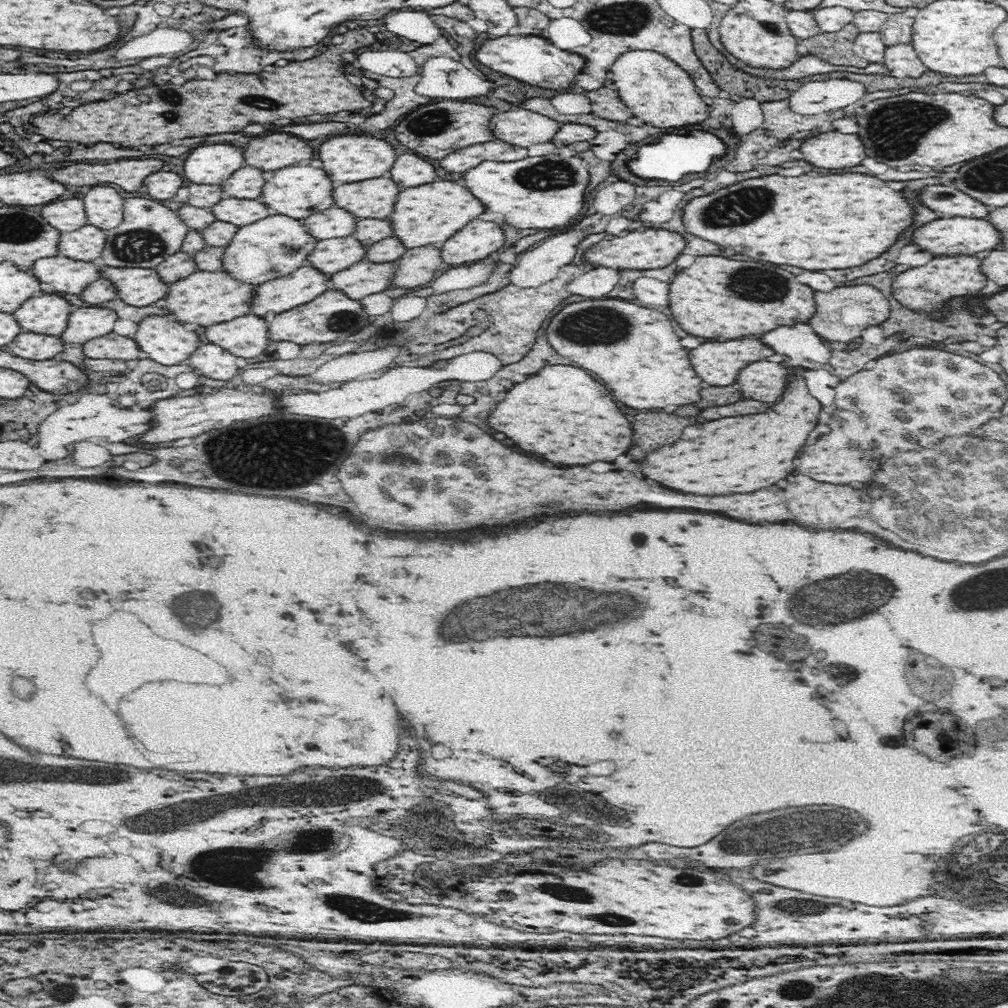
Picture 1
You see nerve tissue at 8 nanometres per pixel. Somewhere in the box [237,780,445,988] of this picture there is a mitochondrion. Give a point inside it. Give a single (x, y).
(332, 900)

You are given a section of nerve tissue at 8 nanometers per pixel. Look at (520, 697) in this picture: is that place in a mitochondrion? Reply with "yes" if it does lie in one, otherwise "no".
no

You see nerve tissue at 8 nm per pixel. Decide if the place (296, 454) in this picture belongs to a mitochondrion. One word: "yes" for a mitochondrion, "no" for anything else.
yes

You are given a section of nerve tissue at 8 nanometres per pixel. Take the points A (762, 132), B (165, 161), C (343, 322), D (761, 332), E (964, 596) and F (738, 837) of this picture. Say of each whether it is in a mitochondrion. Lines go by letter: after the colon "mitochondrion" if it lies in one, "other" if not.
A: other
B: other
C: mitochondrion
D: other
E: mitochondrion
F: mitochondrion

